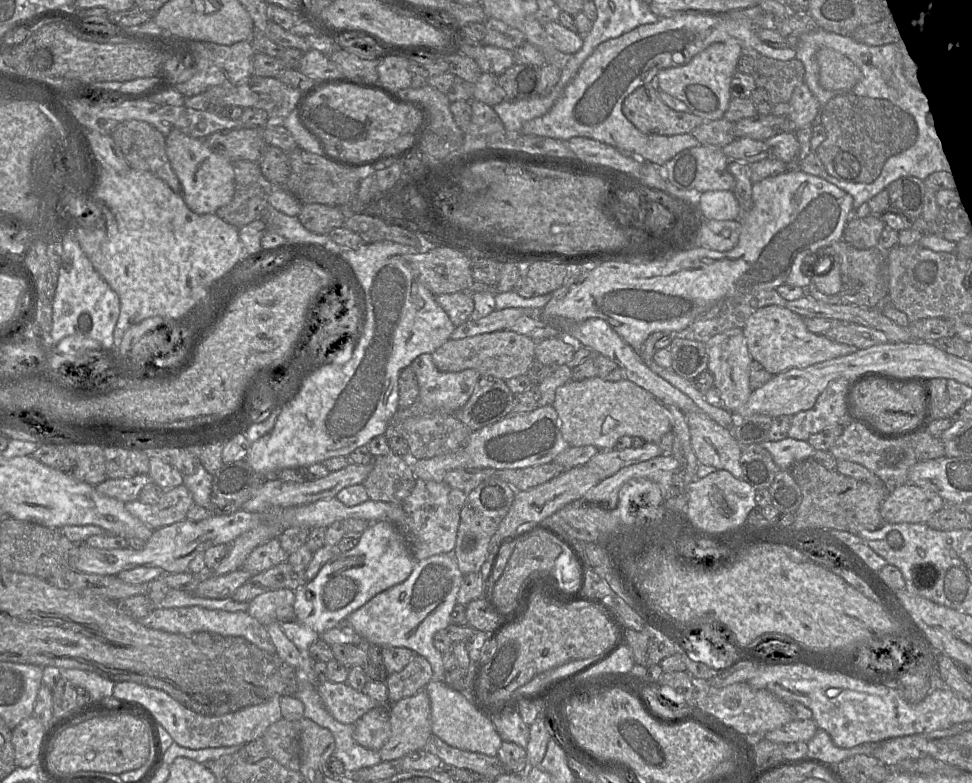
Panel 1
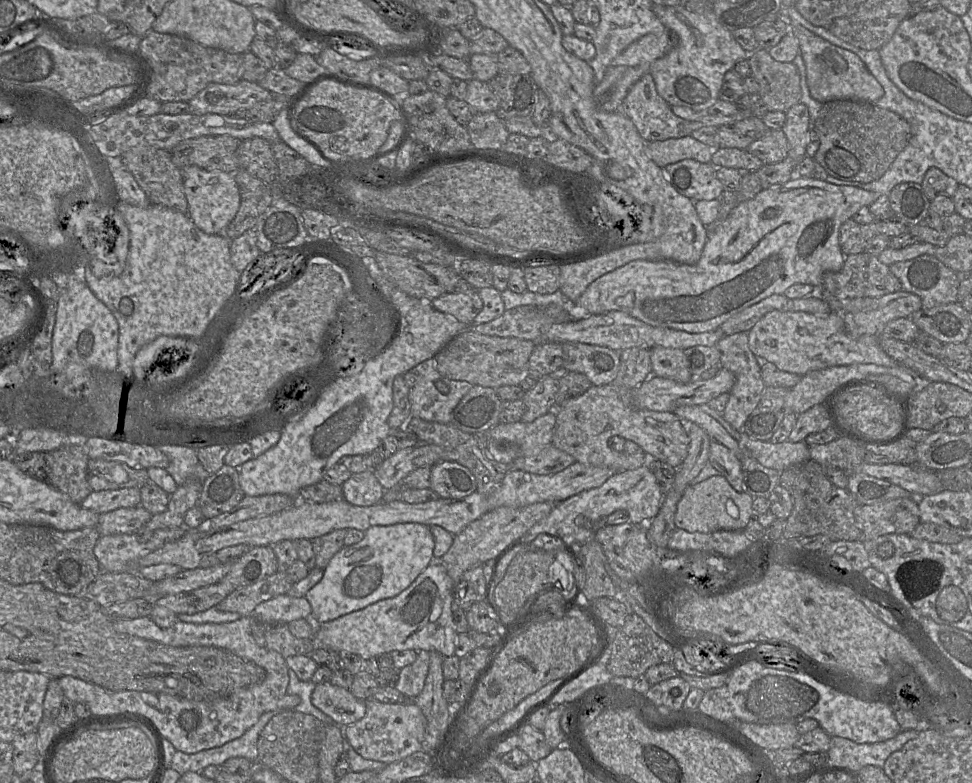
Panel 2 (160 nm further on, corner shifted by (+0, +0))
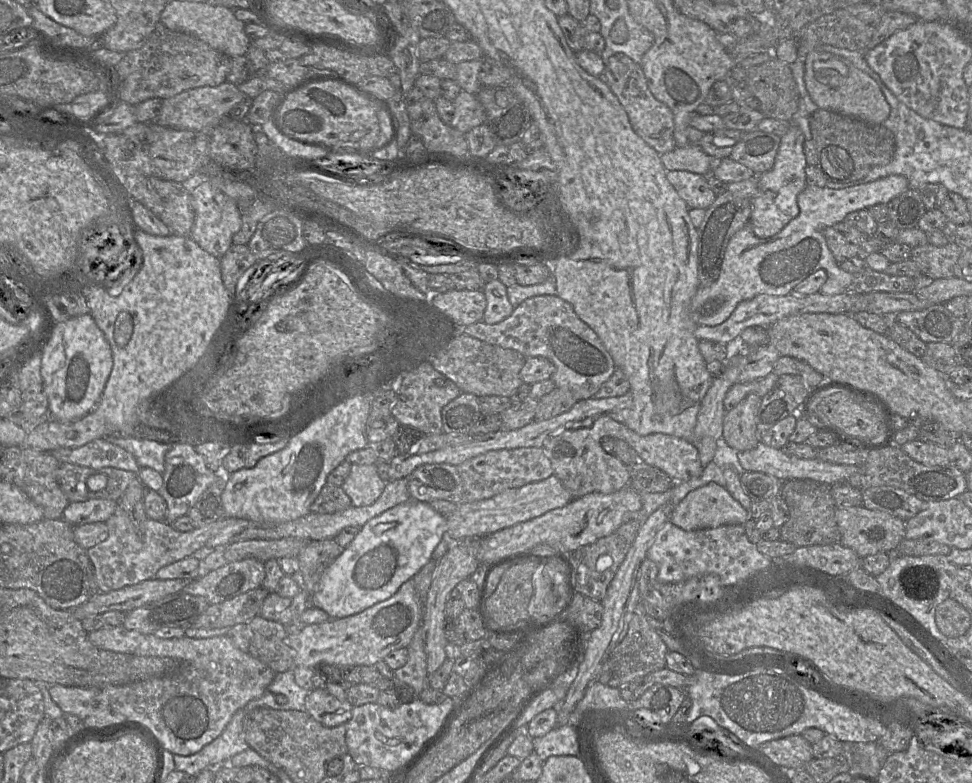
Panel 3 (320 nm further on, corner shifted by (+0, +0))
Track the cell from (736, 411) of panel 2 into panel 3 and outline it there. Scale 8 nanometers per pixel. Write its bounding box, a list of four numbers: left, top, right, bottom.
[723,394,762,452]

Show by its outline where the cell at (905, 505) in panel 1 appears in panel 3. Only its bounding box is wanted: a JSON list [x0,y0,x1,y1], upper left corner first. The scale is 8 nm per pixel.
[836,506,906,559]

